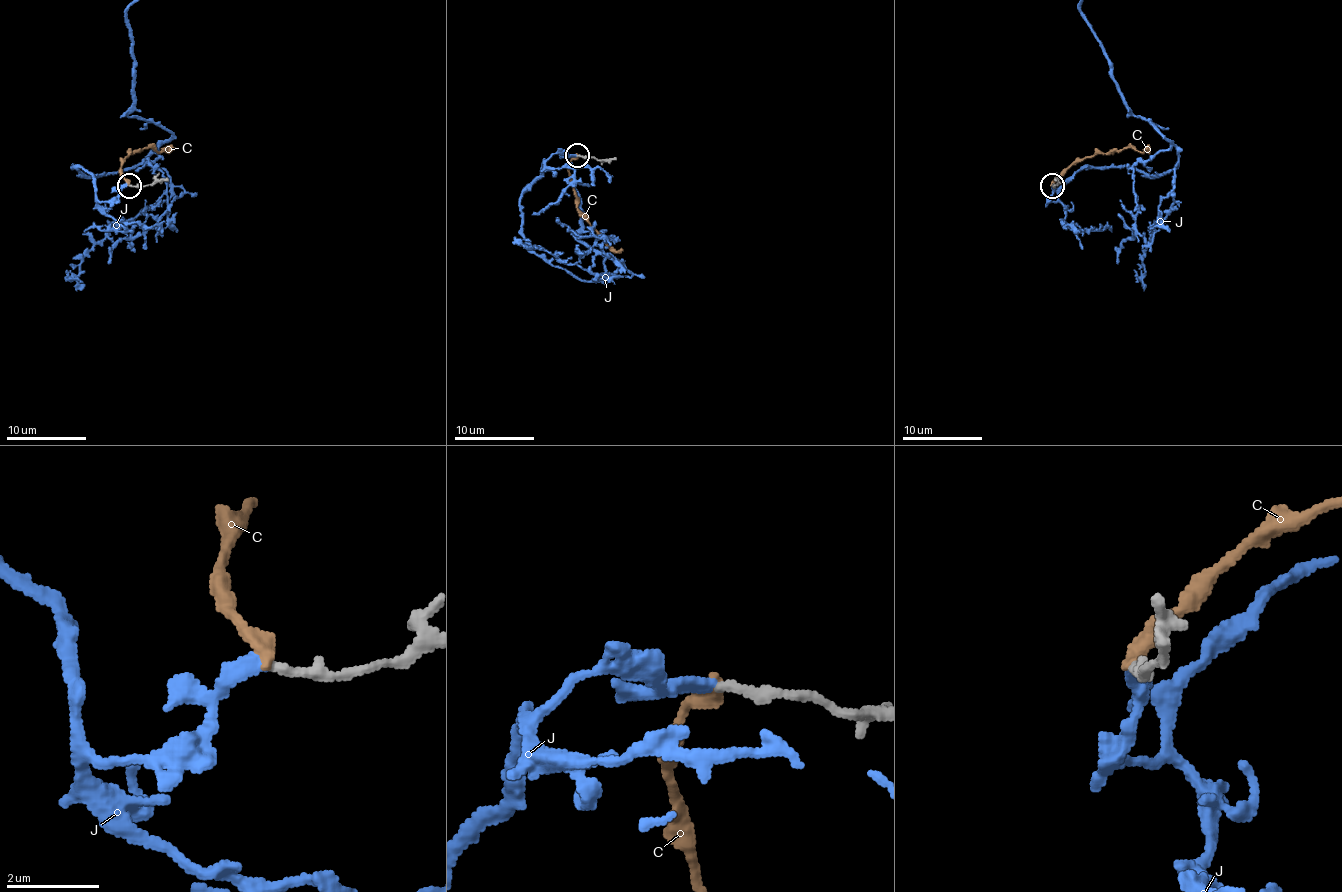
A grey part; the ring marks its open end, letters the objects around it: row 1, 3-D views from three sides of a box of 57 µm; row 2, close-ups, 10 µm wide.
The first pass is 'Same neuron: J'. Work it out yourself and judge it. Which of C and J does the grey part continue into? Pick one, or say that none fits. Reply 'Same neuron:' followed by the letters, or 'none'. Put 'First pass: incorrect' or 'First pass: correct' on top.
First pass: correct
Same neuron: J

